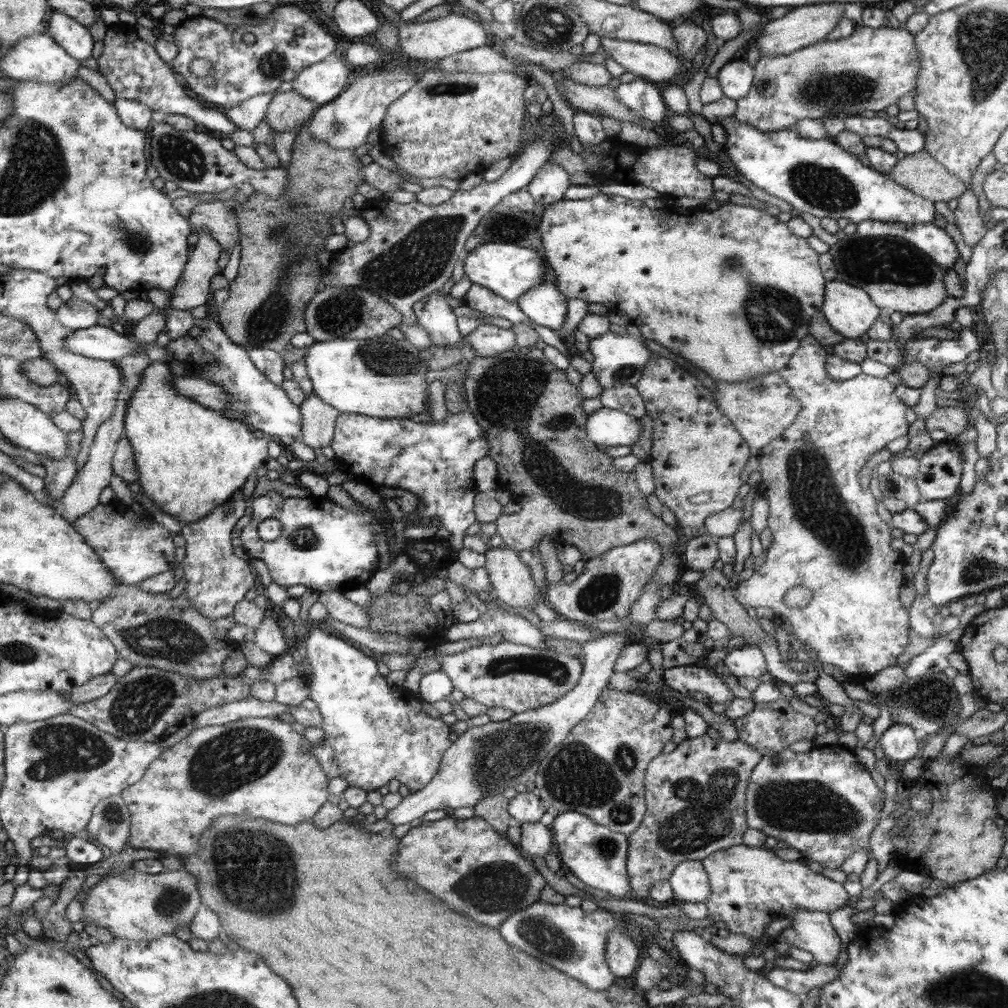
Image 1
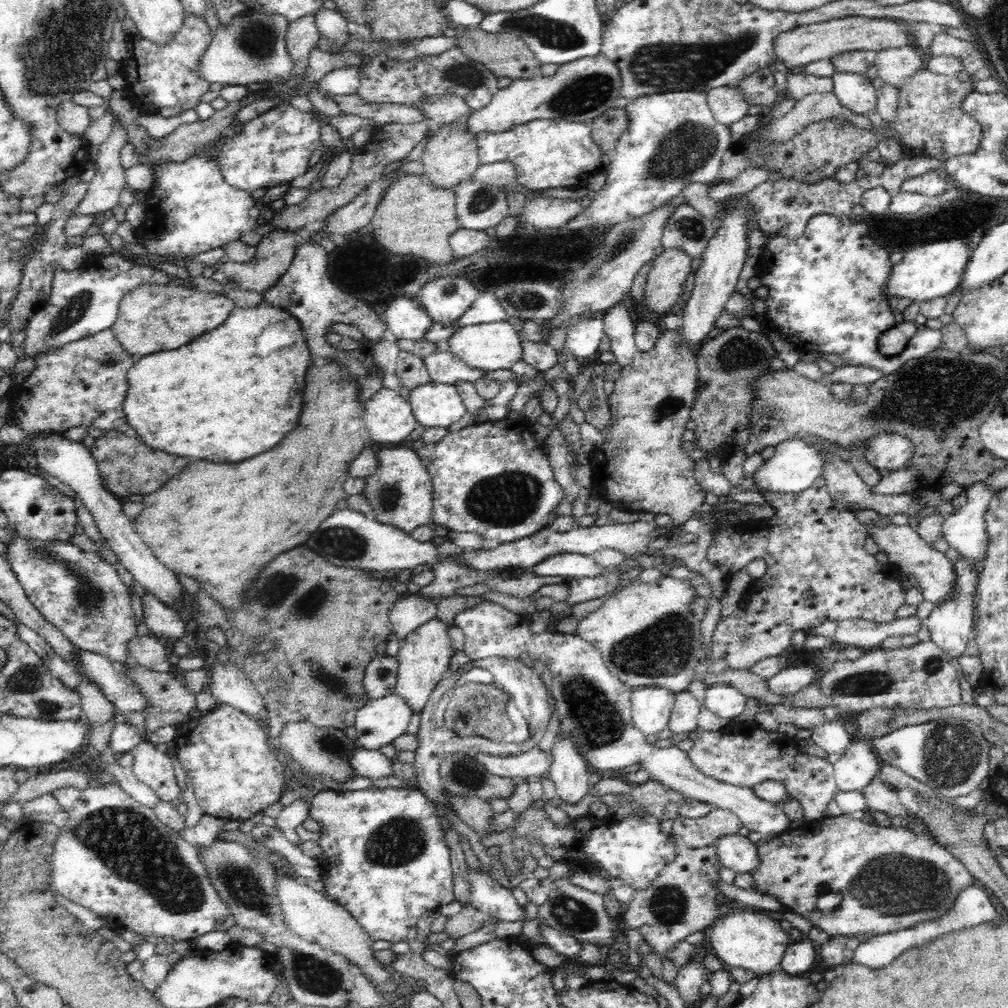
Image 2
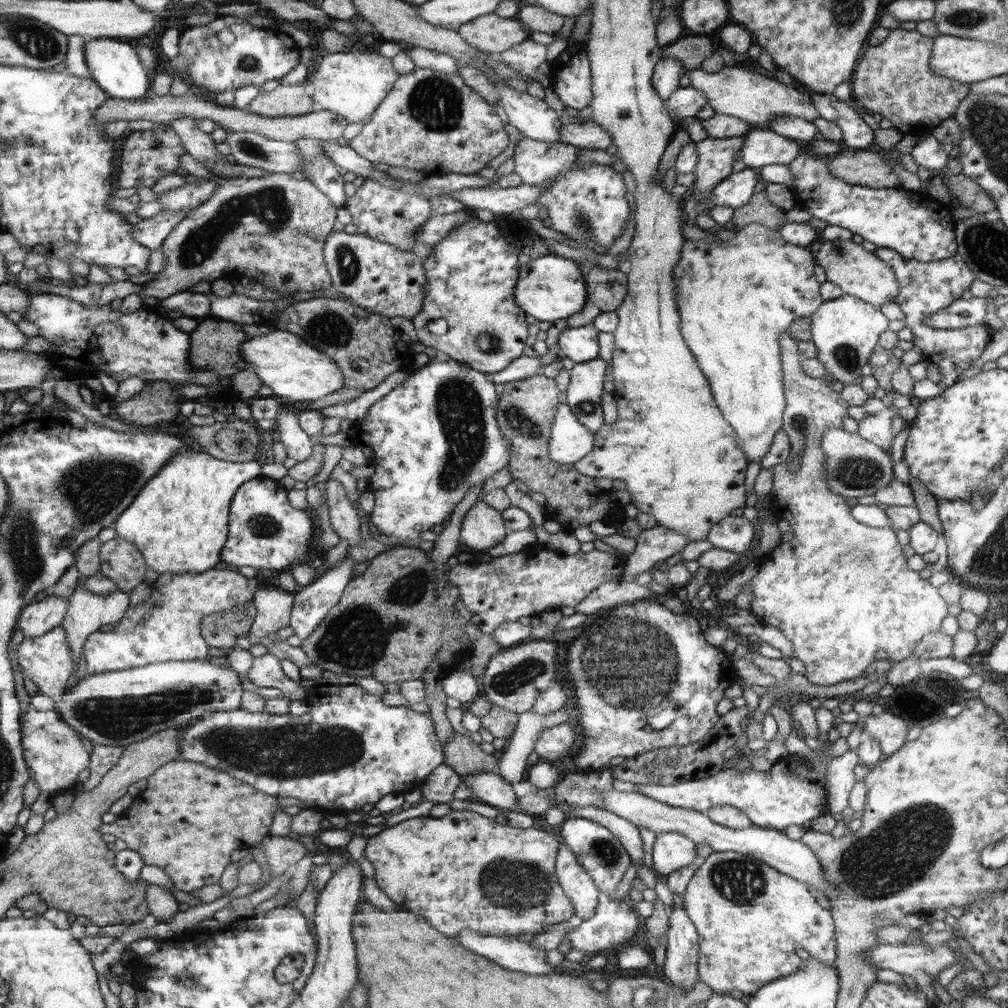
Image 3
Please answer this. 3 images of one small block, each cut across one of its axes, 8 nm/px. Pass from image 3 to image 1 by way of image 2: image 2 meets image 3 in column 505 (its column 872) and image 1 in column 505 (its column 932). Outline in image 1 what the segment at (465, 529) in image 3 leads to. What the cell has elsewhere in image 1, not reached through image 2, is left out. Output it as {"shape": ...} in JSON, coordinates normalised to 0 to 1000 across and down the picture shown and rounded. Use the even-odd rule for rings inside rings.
{"shape":[[[503,542],[488,543],[480,550],[489,592],[510,603],[530,605],[530,597],[538,595],[536,583],[528,575],[526,563],[514,554],[514,547]]]}

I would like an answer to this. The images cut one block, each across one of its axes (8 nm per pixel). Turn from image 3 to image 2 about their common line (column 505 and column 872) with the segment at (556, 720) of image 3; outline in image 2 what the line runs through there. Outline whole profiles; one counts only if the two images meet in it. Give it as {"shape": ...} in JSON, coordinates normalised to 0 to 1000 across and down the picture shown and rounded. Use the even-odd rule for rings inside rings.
{"shape":[[[852,732],[847,734],[833,753],[826,758],[826,767],[831,784],[835,786],[855,785],[866,771],[872,770],[875,759],[861,734]]]}

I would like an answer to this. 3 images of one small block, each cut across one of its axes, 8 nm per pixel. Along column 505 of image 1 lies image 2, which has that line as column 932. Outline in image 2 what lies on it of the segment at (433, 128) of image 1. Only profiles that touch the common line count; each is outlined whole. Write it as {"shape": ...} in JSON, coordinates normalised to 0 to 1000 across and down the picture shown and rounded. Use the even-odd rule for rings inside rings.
{"shape":[[[915,67],[897,78],[892,86],[889,119],[879,123],[877,133],[883,131],[881,137],[893,133],[891,143],[897,147],[899,156],[921,155],[937,160],[946,155],[963,154],[971,149],[975,125],[955,108],[956,98],[966,91],[962,77],[954,81],[954,77],[950,79]]]}

